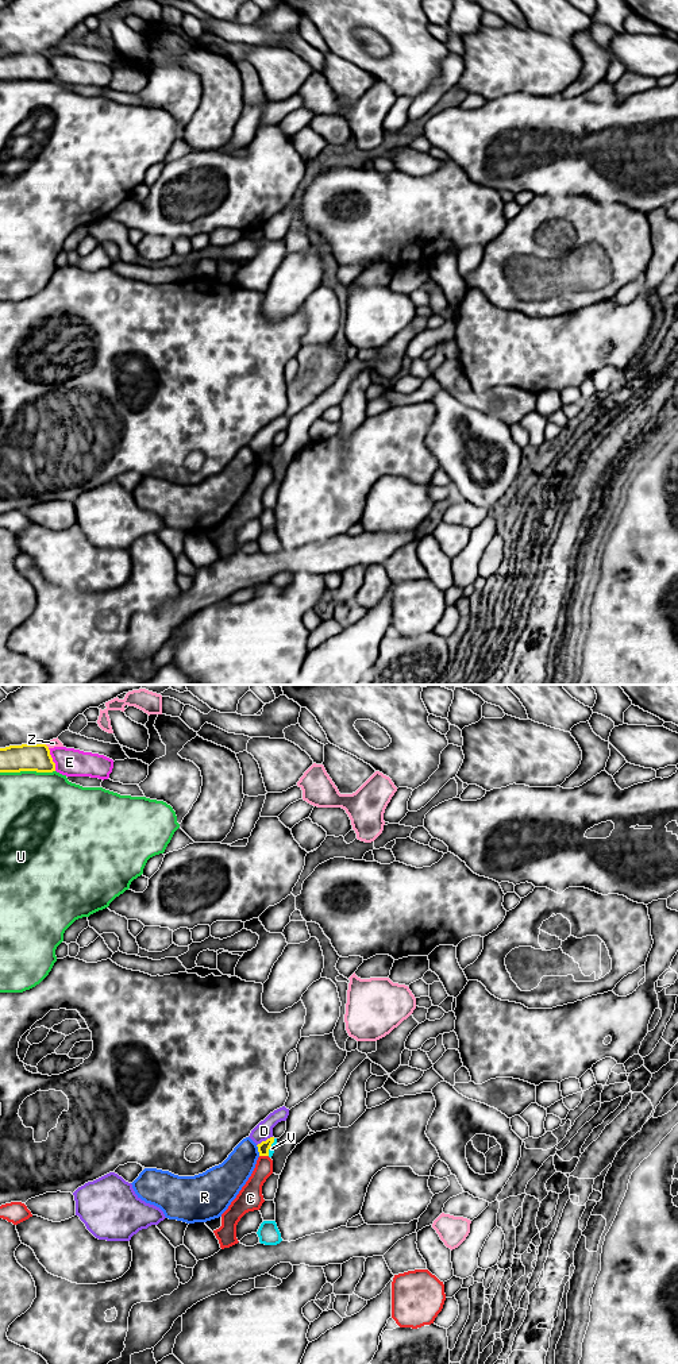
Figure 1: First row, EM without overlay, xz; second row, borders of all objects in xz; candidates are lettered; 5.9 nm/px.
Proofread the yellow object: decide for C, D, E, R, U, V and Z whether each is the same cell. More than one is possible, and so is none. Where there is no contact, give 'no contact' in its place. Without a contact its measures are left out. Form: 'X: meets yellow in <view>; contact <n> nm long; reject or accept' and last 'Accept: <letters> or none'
C: meets yellow in xz; contact 60 nm long; reject
D: meets yellow in xz; contact 110 nm long; reject
E: meets yellow in xz; contact 140 nm long; reject
R: meets yellow in xz; contact 70 nm long; reject
U: meets yellow in xz; contact 320 nm long; reject
V: meets yellow in xz; contact 110 nm long; reject
Z: meets yellow in xz; contact 40 nm long; reject
Accept: none

